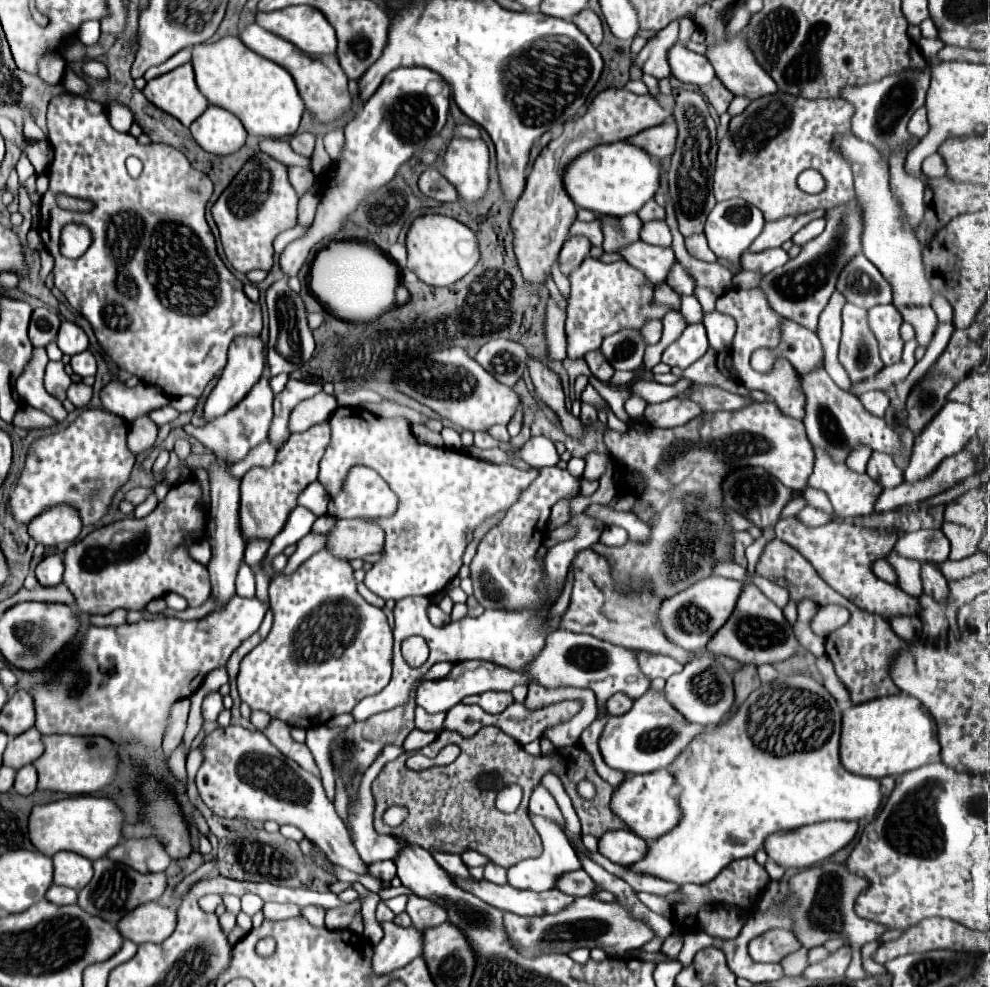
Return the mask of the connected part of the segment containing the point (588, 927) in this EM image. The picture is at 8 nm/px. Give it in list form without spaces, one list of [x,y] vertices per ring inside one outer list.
[[[590,896],[576,898],[570,906],[560,910],[558,914],[544,914],[544,916],[518,916],[512,912],[504,912],[504,928],[508,942],[518,948],[522,956],[534,958],[540,954],[562,952],[568,954],[574,948],[602,948],[610,958],[622,958],[626,952],[644,946],[650,938],[654,938],[652,930],[634,920],[626,908],[618,902],[600,902]]]

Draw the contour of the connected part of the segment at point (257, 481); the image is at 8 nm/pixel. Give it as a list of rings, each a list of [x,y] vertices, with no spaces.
[[[324,420],[302,434],[292,434],[276,452],[270,468],[250,468],[240,486],[240,530],[244,540],[272,540],[298,506],[300,492],[318,478],[318,462],[330,442],[330,424]]]

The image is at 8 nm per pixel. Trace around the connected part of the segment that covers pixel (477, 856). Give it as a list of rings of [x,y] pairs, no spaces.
[[[468,850],[462,854],[462,860],[466,866],[486,866],[488,864],[488,858],[476,850]]]

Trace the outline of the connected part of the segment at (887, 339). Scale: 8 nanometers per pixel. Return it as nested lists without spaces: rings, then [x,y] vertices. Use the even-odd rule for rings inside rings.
[[[892,304],[874,306],[868,310],[868,322],[880,344],[882,362],[886,366],[898,362],[902,356],[902,346],[904,346],[900,338],[900,324],[902,324],[900,312]]]

